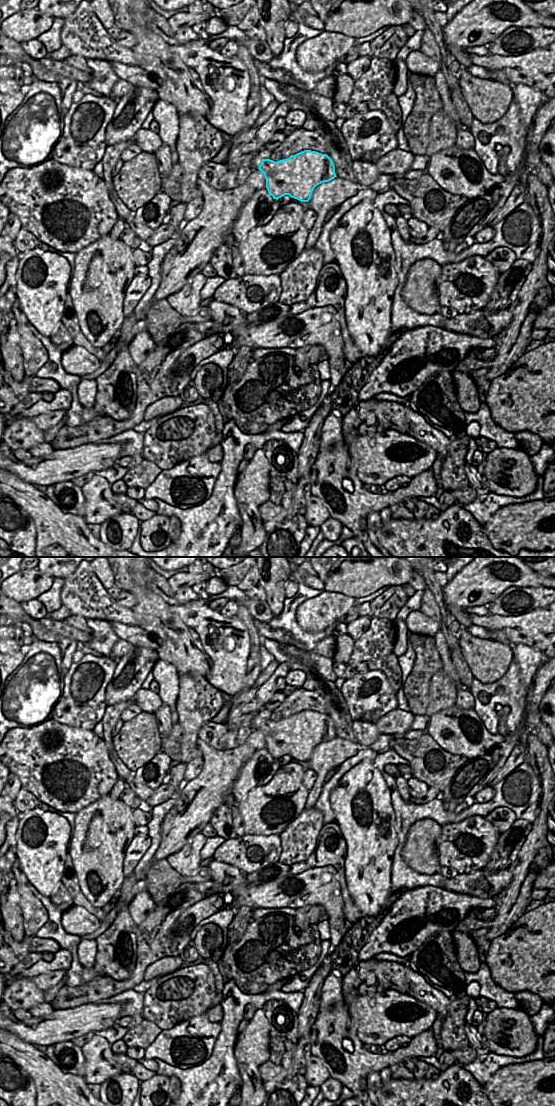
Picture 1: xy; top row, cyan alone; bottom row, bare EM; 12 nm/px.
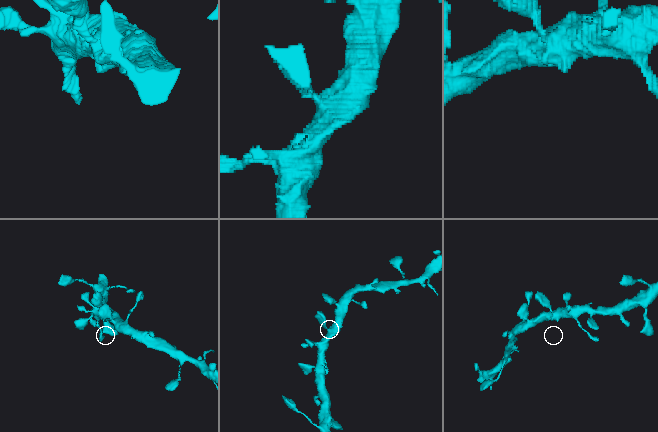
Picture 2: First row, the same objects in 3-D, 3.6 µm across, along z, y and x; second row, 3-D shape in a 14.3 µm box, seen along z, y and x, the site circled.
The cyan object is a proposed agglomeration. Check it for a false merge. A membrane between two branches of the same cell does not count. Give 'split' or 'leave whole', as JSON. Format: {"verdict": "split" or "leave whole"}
{"verdict": "leave whole"}

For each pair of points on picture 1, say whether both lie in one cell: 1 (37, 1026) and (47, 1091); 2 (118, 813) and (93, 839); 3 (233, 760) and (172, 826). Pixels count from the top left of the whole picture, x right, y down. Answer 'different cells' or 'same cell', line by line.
1: different cells
2: same cell
3: same cell

